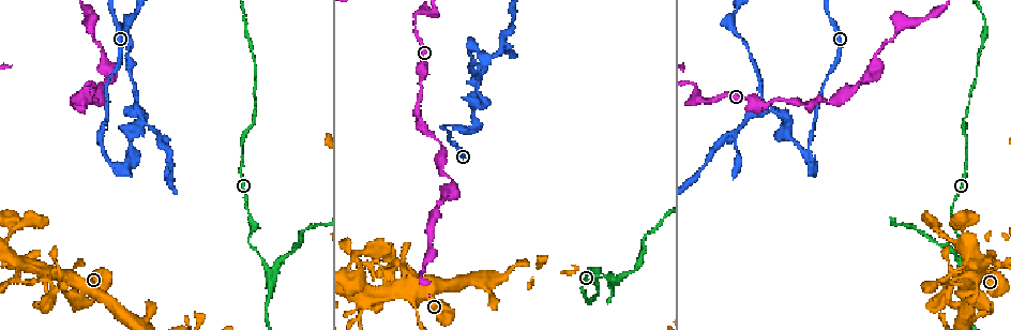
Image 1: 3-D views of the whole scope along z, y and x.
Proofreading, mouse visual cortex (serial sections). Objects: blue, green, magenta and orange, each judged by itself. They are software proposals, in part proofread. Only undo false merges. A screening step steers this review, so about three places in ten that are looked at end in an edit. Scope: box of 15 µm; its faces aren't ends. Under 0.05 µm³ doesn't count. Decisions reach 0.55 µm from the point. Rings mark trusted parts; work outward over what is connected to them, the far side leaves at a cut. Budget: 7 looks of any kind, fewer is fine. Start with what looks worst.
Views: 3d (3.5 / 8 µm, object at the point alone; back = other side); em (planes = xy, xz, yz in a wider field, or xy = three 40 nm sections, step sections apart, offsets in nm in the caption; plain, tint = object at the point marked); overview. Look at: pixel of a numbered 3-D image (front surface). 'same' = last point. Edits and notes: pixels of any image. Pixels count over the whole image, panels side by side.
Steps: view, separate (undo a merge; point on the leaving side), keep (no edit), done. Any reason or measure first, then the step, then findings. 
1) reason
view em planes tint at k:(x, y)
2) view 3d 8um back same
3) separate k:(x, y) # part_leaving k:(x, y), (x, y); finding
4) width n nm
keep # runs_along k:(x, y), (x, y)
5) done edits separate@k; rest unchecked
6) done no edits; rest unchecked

thick turns thin
view em planes tint at 1:(413, 278)

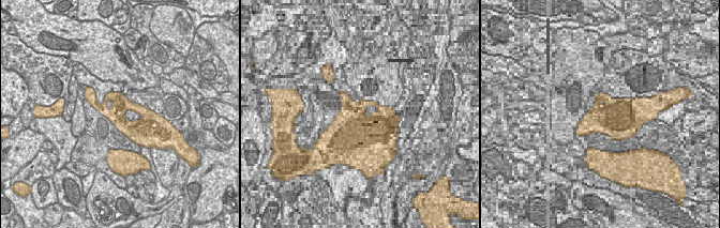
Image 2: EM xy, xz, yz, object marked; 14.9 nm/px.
wider look
view 3d 3.5um same

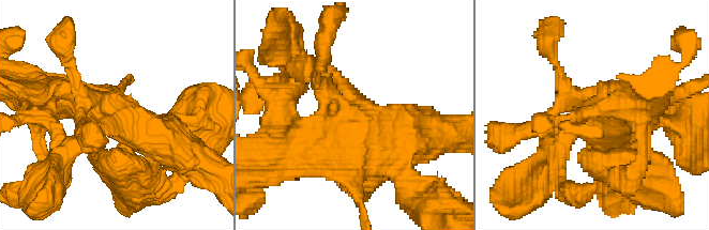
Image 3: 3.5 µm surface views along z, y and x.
keep # all the same cell

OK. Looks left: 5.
small branch off a trunk
view 3d 3.5um at 1:(25, 262)

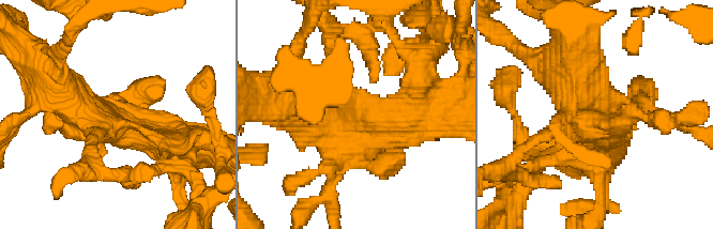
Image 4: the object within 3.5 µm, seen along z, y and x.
now the EM
view em xy step 1 tint at 4:(613, 118)

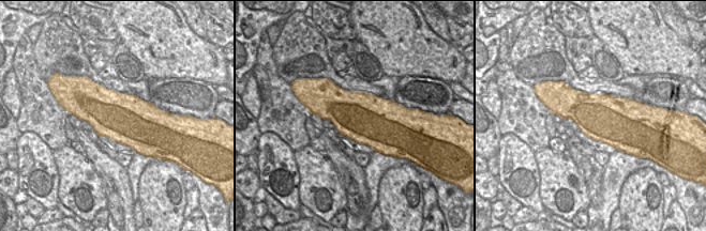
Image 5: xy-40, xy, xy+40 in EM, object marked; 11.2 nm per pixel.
keep # runs_along 4:(175, 150), (89, 113), (59, 91); one cell here

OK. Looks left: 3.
thin neck
view 3d 3.5um at 1:(462, 131)

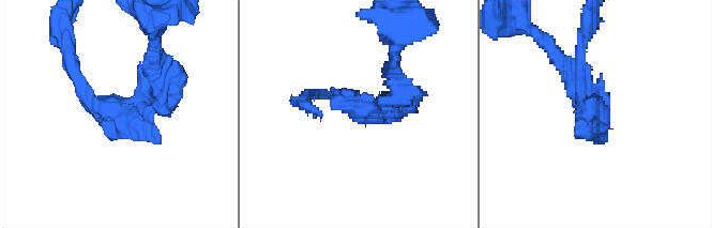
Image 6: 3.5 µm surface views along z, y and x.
now the EM
view em xy step 5 tint at 6:(594, 105)

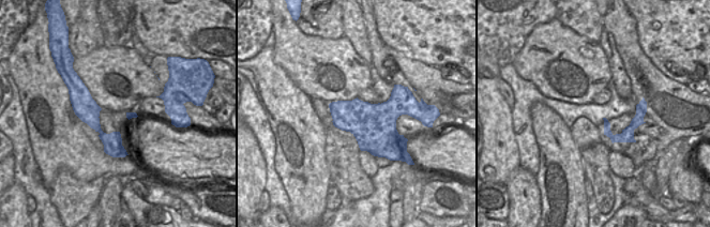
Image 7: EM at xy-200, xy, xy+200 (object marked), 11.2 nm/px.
separate 6:(138, 95) # part_leaving 6:(102, 106), (154, 93), (154, 64); a second cell is stuck on

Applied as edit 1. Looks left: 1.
done edits separate@6; rest unchecked

